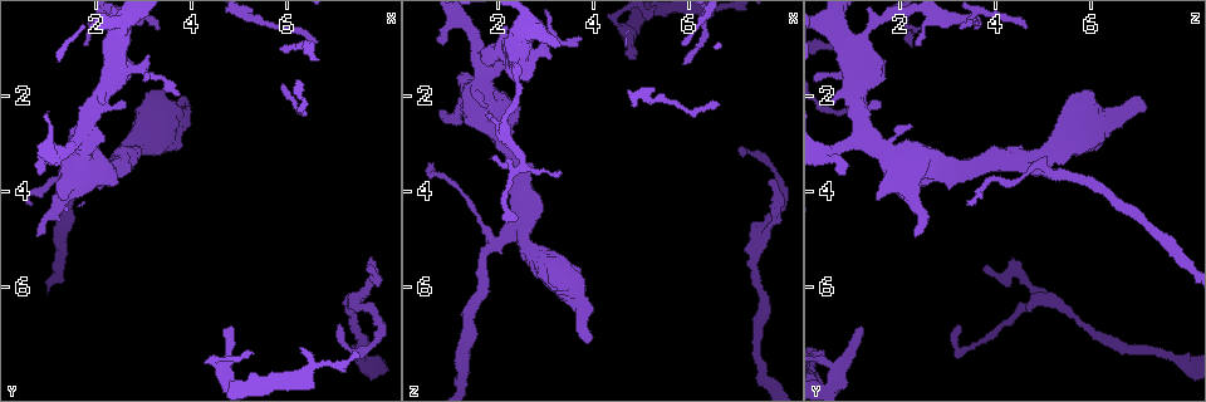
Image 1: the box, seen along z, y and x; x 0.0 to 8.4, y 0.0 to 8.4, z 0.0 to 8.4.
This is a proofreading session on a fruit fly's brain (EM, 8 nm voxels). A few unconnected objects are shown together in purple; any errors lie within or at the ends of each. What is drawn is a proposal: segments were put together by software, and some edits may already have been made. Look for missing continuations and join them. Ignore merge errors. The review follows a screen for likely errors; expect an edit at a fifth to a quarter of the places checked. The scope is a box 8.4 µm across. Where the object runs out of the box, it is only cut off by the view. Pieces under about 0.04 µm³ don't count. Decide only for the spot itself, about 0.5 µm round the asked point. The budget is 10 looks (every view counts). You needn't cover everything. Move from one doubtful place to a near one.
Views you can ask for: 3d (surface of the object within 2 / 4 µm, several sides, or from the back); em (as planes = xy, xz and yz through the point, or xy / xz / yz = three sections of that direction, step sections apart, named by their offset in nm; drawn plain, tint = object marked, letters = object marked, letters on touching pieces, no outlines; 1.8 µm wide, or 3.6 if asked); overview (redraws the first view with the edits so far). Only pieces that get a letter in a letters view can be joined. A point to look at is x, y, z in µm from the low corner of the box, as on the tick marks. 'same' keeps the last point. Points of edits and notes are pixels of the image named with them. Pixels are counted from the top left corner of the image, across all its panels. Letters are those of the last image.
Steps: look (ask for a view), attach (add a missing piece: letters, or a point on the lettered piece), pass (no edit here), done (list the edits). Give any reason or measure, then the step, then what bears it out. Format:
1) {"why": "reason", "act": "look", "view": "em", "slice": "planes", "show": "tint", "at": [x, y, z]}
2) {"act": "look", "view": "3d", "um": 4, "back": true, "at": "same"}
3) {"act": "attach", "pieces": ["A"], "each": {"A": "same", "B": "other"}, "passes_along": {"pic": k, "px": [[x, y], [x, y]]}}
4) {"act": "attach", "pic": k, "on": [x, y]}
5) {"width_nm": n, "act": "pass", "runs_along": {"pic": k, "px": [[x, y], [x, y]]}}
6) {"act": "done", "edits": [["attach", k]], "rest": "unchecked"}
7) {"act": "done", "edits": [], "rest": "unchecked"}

{"why": "an open end", "act": "look", "view": "3d", "um": 2, "at": [4.80, 6.85, 1.25]}

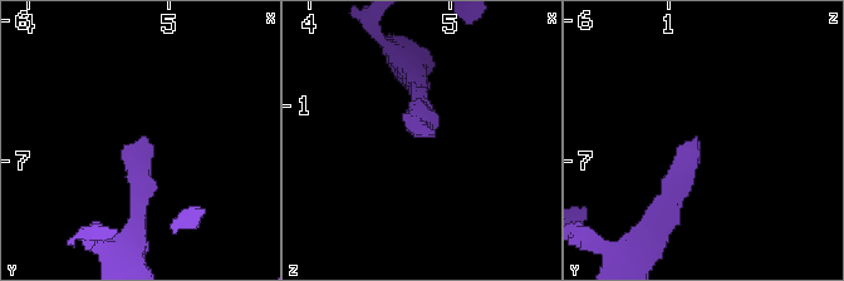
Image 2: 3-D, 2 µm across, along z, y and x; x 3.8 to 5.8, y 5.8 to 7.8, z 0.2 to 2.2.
{"why": "need the tissue", "act": "look", "view": "em", "slice": "planes", "show": "letters", "at": [4.84, 6.86, 1.22]}

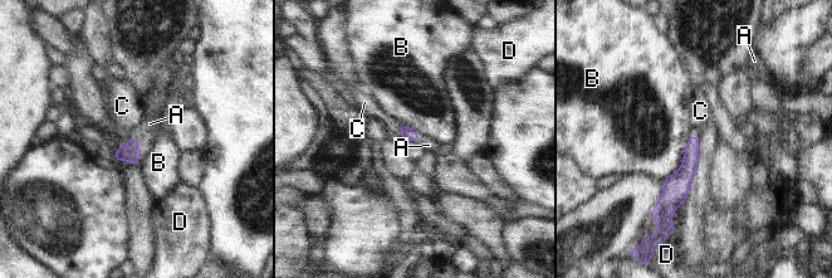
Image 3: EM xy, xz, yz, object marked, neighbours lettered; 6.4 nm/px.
{"act": "attach", "pieces": ["A"], "each": {"A": "same", "B": "other", "C": "other", "D": "other"}, "passes_along": {"pic": 3, "px": [[131, 151], [137, 146], [150, 123]]}, "found": "it goes on there"}

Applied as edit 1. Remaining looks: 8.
{"why": "branch stops here", "act": "look", "view": "em", "slice": "xy", "step": 16, "show": "tint", "at": [0.70, 4.25, 3.60]}

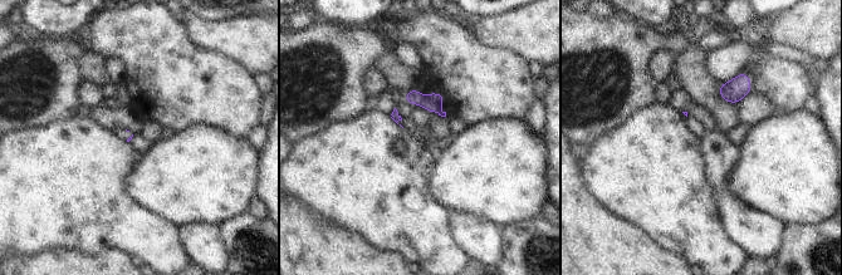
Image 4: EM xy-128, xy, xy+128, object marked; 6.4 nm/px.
{"act": "look", "view": "em", "slice": "planes", "show": "letters", "at": "same"}

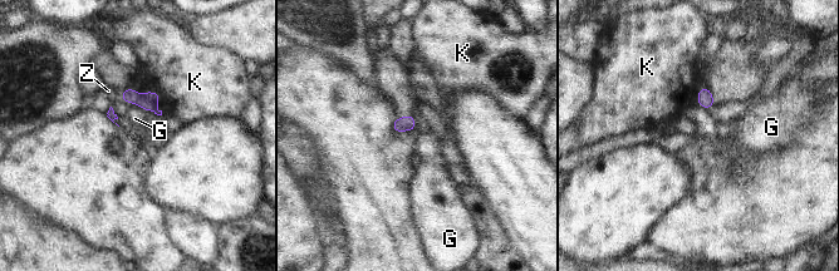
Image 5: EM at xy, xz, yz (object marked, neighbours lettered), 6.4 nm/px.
{"act": "pass", "each": {"G": "other", "K": "other", "Z": "other"}, "border": {"pic": 5, "px": [[127, 102], [138, 104], [146, 112]]}, "found": "no lettered piece goes on from it"}

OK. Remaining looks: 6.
{"why": "tapers out", "act": "look", "view": "em", "um": 3.6, "slice": "planes", "show": "letters", "at": [3.30, 0.60, 3.55]}

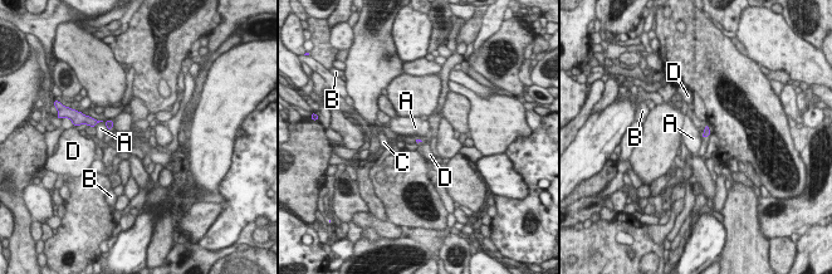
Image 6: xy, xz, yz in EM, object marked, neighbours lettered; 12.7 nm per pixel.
{"act": "pass", "each": {"A": "other", "B": "other", "C": "other", "D": "other"}, "border": {"pic": 6, "px": [[94, 126], [103, 122], [108, 130]]}, "found": "none of them fits"}

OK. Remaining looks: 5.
{"why": "three arms meet", "act": "look", "view": "em", "slice": "planes", "show": "letters", "at": [1.80, 2.90, 1.45]}

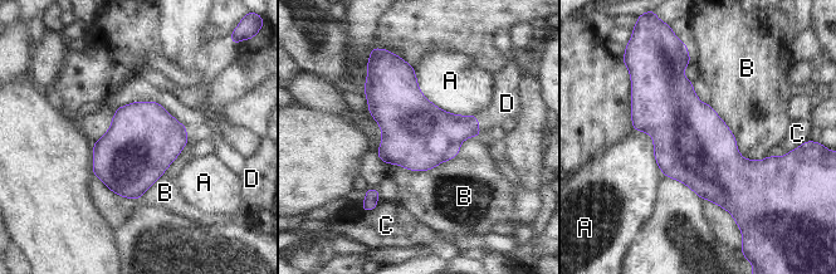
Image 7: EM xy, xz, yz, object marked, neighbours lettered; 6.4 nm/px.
{"longest_contact_nm": ["B", 600], "act": "attach", "pieces": ["D"], "each": {"A": "other", "B": "other", "C": "other", "D": "same"}, "passes_along": {"pic": 7, "px": [[440, 133], [478, 125], [507, 103]]}, "found": "it goes on there"}

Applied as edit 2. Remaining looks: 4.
{"act": "done", "edits": [["attach", 3], ["attach", 7]], "rest": "unchecked"}

